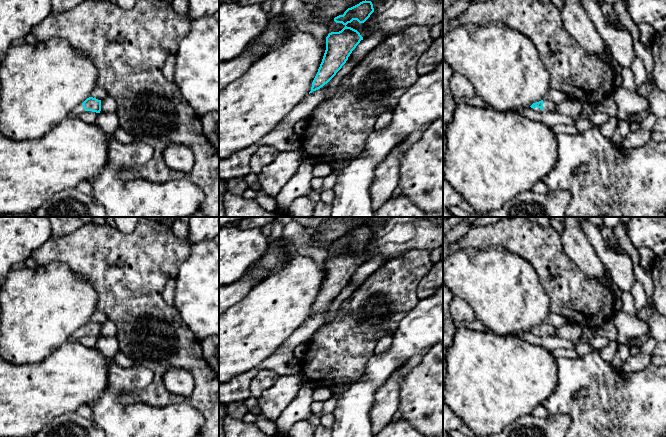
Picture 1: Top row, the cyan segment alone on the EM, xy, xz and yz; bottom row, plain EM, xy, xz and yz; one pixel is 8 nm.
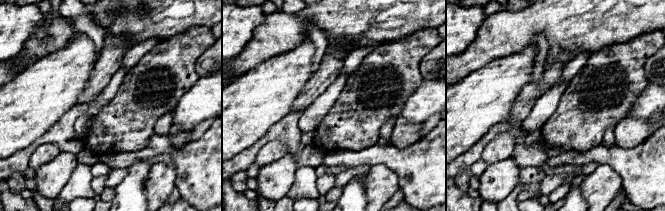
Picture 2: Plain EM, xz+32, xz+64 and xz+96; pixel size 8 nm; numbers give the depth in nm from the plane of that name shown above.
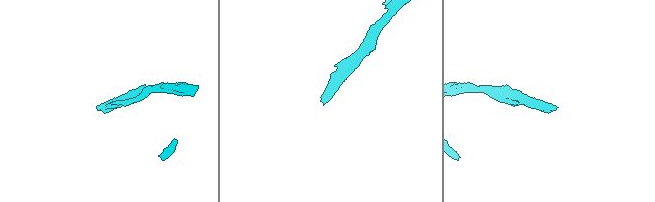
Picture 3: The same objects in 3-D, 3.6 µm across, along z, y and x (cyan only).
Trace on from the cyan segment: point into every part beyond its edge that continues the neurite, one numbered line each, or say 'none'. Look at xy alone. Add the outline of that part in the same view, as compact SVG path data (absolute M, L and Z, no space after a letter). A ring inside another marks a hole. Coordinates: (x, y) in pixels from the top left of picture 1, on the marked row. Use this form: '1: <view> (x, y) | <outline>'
1: xy (79, 109) | M80 104L76 108L73 109L73 111L68 115L68 117L77 117L80 113L83 113L85 110L83 108L83 105Z

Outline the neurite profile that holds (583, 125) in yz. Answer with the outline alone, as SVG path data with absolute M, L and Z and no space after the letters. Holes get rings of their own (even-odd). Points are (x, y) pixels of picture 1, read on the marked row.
M582 119L582 120L578 120L576 123L575 123L575 128L580 131L580 132L585 132L587 131L588 129L590 128L599 128L598 125L586 120L586 119Z

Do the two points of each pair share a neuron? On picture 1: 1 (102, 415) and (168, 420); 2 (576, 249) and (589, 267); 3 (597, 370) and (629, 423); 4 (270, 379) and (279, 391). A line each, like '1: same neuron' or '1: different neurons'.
1: same neuron
2: same neuron
3: same neuron
4: different neurons

